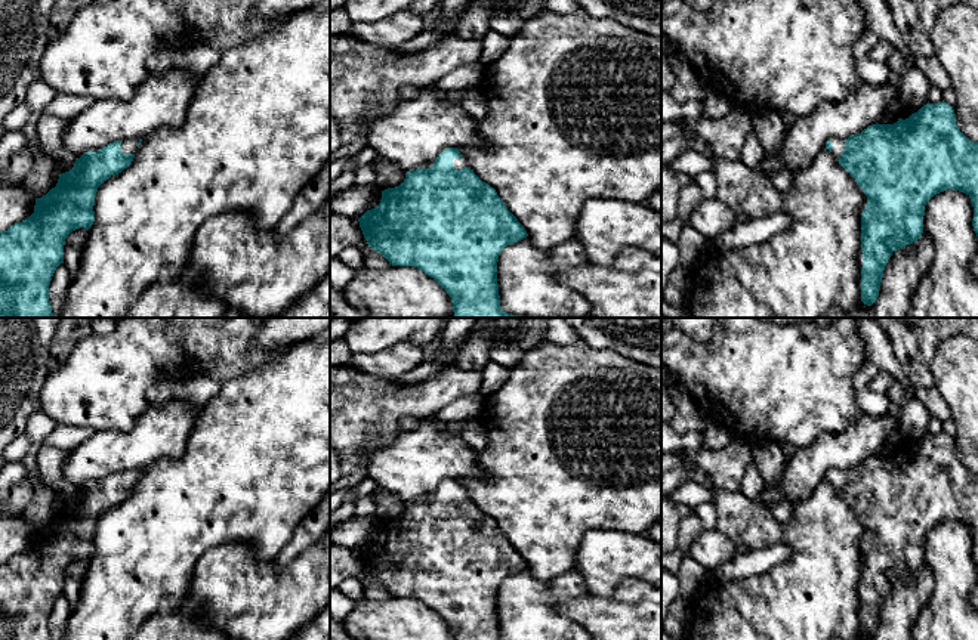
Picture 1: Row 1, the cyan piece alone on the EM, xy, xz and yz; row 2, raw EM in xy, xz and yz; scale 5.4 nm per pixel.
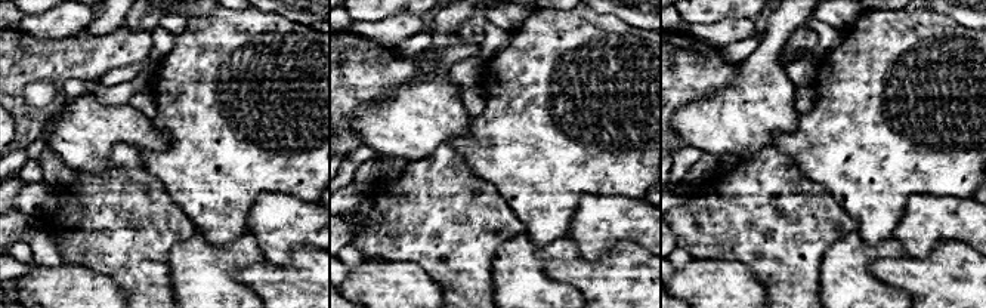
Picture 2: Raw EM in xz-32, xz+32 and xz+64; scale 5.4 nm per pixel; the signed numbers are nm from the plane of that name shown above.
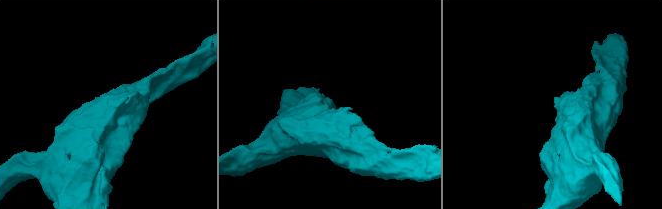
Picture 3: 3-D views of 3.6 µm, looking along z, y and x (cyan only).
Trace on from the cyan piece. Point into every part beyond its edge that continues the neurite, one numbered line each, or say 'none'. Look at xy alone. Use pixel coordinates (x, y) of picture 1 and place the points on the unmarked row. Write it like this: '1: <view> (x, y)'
1: xy (129, 476)

